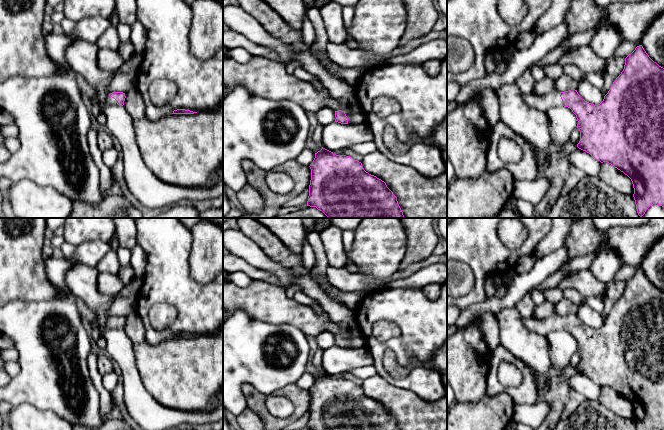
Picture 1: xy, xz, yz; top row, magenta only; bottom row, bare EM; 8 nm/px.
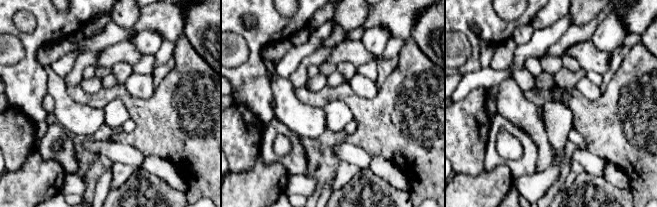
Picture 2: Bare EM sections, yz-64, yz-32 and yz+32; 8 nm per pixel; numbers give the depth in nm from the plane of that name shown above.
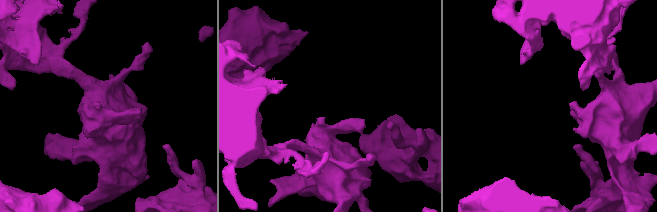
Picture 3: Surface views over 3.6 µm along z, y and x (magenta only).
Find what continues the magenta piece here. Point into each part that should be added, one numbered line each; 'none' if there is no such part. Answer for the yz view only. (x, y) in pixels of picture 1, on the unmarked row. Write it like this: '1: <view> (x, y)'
1: yz (542, 327)

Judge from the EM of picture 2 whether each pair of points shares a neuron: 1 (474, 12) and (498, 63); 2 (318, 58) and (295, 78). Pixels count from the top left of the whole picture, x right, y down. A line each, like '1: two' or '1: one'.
1: two
2: one

